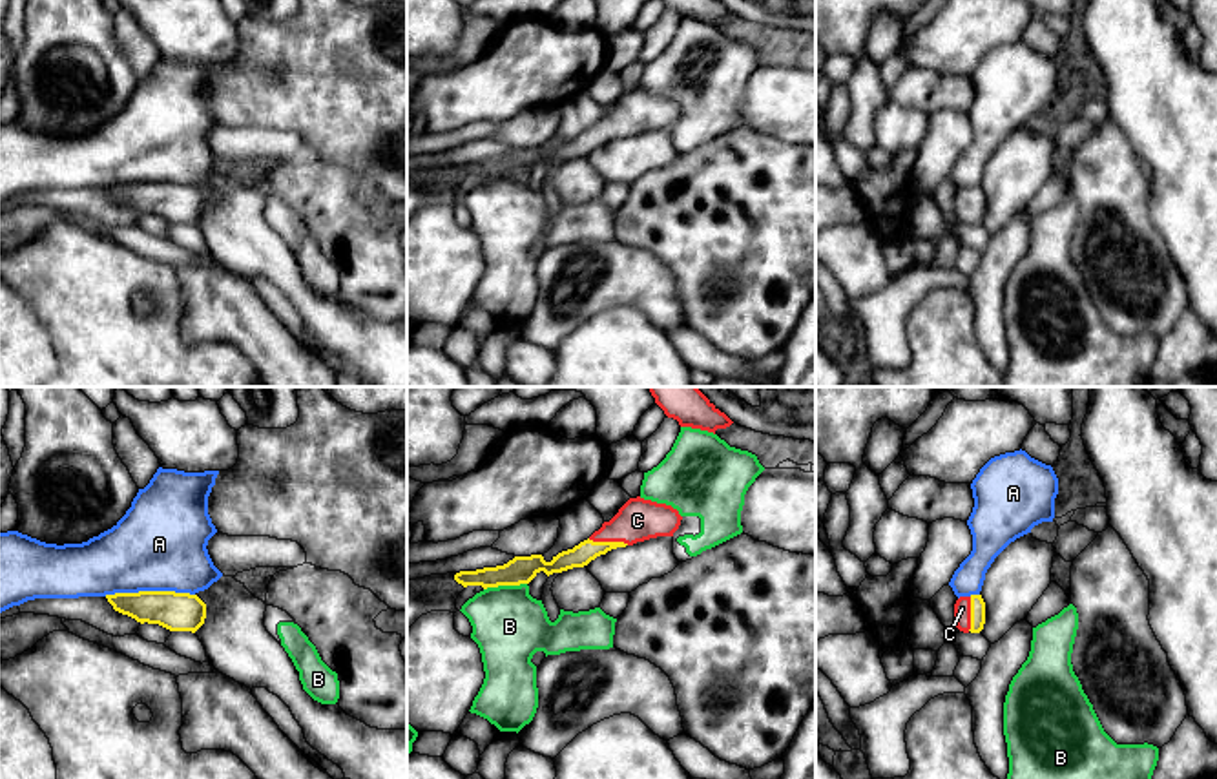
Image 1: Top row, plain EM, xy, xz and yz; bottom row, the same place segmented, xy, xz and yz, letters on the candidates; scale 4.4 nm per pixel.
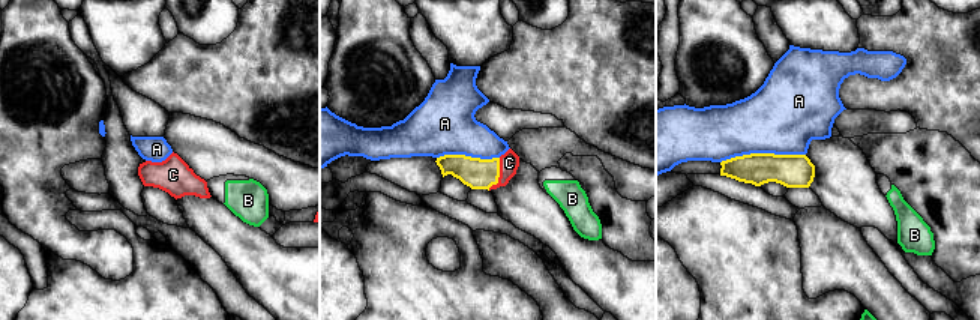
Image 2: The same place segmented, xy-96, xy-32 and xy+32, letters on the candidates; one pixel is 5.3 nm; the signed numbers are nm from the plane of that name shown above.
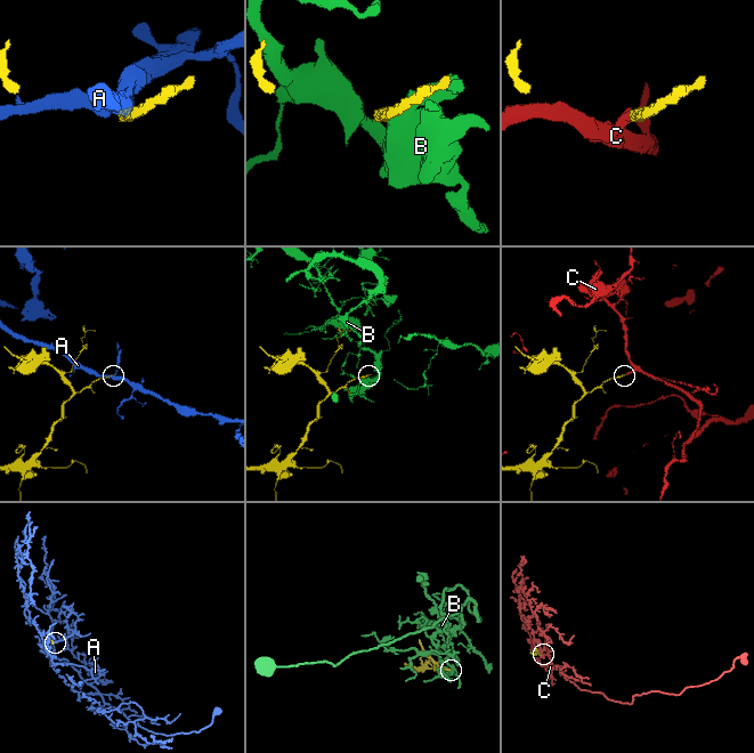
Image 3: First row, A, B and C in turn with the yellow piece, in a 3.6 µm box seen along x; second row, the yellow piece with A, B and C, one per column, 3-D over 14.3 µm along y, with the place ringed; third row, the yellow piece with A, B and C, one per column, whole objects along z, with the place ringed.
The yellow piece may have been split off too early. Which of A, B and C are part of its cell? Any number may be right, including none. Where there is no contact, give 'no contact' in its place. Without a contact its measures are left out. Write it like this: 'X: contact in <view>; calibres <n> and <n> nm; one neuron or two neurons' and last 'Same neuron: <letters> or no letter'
A: contact in xy; calibres 180 and 400 nm; two neurons
B: contact in xz; calibres 120 and 320 nm; two neurons
C: contact in xz; calibres 100 and 190 nm; one neuron
Same neuron: C

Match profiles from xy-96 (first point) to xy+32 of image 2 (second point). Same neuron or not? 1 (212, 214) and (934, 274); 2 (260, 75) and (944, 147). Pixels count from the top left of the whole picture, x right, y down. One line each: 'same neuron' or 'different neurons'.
1: same neuron
2: different neurons

